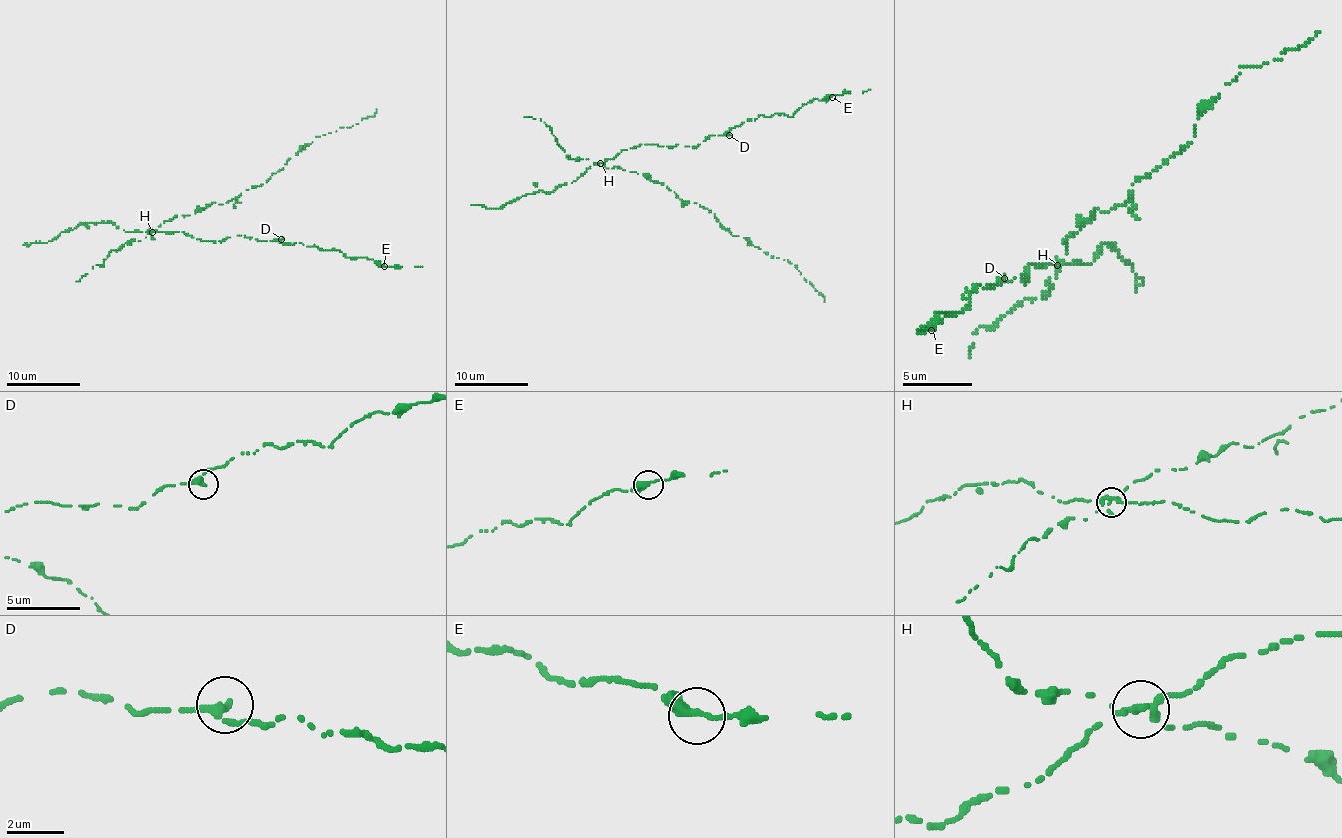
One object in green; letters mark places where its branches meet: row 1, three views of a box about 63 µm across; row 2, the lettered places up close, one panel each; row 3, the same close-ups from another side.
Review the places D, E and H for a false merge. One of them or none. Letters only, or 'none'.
H

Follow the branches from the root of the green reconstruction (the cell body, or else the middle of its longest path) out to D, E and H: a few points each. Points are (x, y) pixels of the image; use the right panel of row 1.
D: (1067, 250), (1056, 264), (1028, 264), (1022, 274), (1025, 281), (1025, 271), (1011, 281), (1004, 278)
E: (1067, 250), (1056, 264), (1028, 264), (1025, 281), (1025, 271), (977, 285), (963, 312), (938, 312), (931, 330)
H: (1067, 250), (1063, 260), (1056, 264)

